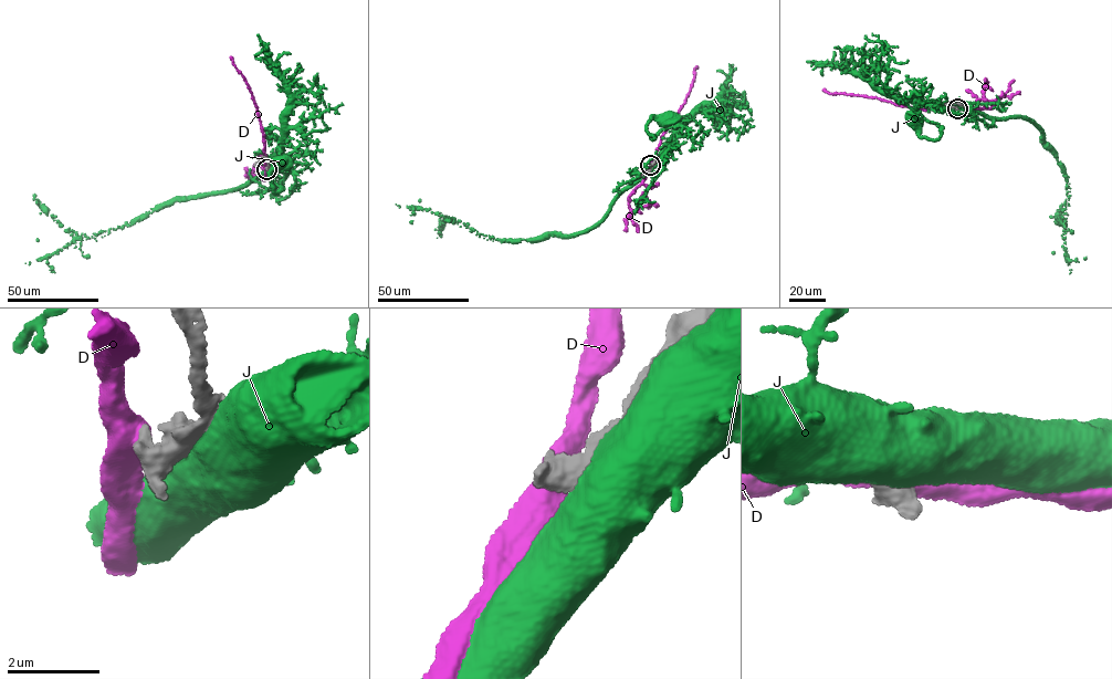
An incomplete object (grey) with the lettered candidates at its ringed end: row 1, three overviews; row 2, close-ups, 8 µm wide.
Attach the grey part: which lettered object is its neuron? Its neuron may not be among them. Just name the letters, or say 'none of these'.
none of these

